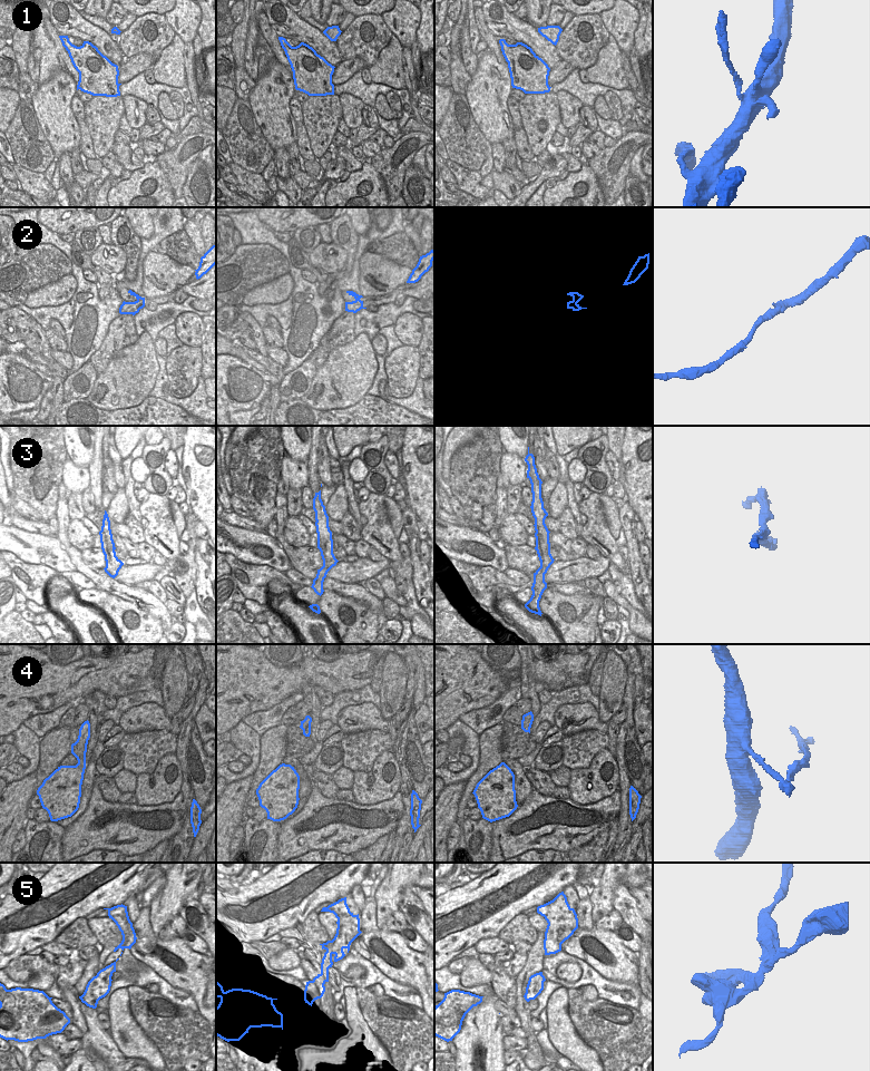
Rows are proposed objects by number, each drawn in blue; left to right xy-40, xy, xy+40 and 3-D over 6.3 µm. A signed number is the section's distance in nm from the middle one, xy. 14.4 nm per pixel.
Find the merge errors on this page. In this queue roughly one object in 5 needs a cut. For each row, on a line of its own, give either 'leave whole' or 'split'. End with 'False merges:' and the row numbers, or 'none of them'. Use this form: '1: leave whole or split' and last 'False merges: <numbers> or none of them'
1: leave whole
2: leave whole
3: split
4: split
5: split
False merges: 3, 4, 5

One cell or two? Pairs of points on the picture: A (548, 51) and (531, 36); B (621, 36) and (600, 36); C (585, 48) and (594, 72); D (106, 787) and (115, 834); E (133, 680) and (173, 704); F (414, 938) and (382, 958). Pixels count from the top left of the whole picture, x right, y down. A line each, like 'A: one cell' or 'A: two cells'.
A: one cell
B: two cells
C: two cells
D: two cells
E: two cells
F: two cells

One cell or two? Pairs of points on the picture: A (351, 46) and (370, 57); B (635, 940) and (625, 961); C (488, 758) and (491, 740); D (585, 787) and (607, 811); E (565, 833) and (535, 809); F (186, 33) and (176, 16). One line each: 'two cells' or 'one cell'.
A: one cell
B: two cells
C: one cell
D: two cells
E: one cell
F: one cell

